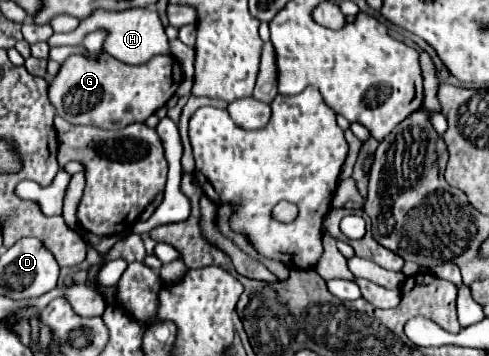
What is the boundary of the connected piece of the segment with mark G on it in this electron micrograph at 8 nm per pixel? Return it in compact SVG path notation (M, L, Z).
M99 51L97 55L71 55L61 65L57 77L49 83L49 99L61 115L71 125L95 125L101 129L121 129L129 123L143 123L149 115L153 115L159 107L167 105L167 101L175 95L183 79L183 71L179 61L173 55L157 55L143 65L127 65L119 59L113 59L107 51Z

